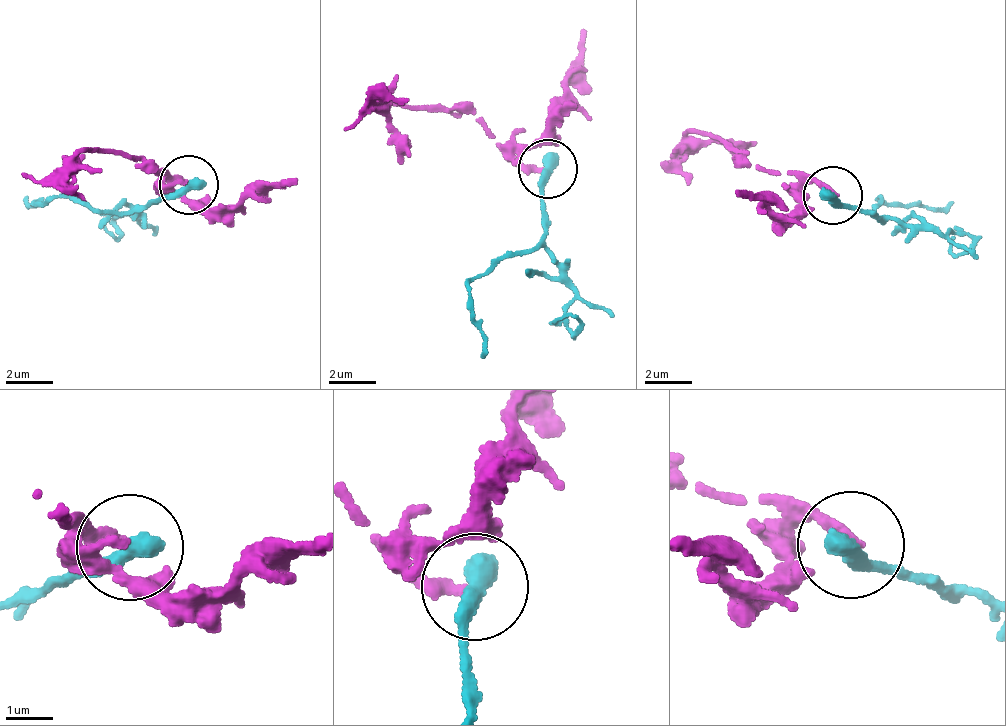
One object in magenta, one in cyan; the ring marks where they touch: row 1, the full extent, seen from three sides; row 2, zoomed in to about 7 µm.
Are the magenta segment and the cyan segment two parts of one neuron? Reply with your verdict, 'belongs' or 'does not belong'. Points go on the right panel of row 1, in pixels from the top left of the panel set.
does not belong

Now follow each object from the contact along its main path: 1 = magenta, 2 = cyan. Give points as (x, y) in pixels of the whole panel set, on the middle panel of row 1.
1: (544, 167), (528, 168), (471, 116), (397, 100), (364, 104), (346, 129)
2: (547, 167), (542, 187), (545, 222), (532, 249), (477, 273), (470, 286), (485, 355)

